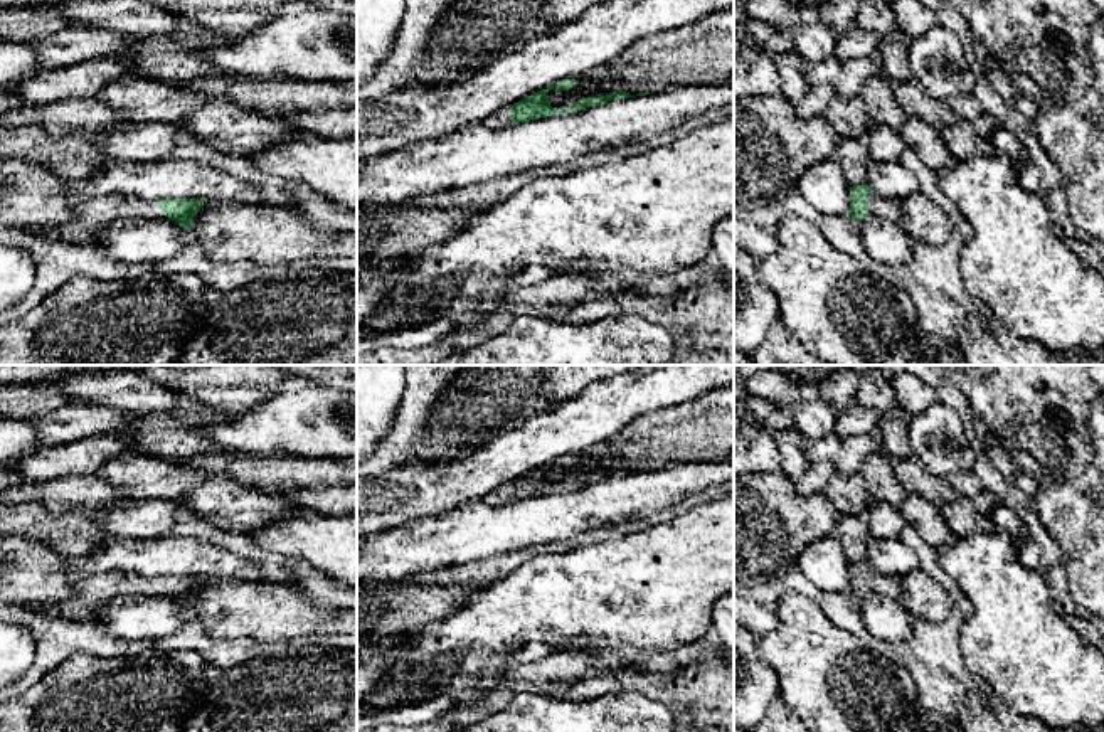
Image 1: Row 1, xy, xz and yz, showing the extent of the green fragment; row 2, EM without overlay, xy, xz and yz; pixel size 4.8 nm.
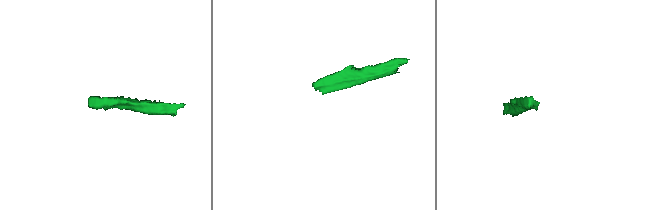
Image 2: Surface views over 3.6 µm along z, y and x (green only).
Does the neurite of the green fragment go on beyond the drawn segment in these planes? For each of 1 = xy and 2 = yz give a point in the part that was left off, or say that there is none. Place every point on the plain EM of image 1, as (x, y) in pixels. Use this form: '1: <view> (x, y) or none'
1: xy (93, 591)
2: yz (889, 586)

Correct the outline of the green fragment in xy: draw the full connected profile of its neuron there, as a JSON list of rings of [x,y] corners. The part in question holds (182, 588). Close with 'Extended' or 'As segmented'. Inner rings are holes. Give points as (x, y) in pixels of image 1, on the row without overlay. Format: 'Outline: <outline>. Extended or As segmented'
Outline: [[[111,570],[106,574],[79,574],[74,592],[61,602],[32,604],[35,611],[67,621],[86,621],[111,599],[123,596],[172,596],[185,607],[192,604],[194,592],[202,586],[199,576],[146,577],[135,572]]]. Extended

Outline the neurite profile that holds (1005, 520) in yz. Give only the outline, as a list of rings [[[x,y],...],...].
[[[998,503],[990,513],[995,530],[1006,533],[1015,549],[1020,550],[1030,542],[1030,528],[1028,525],[1006,505]]]

